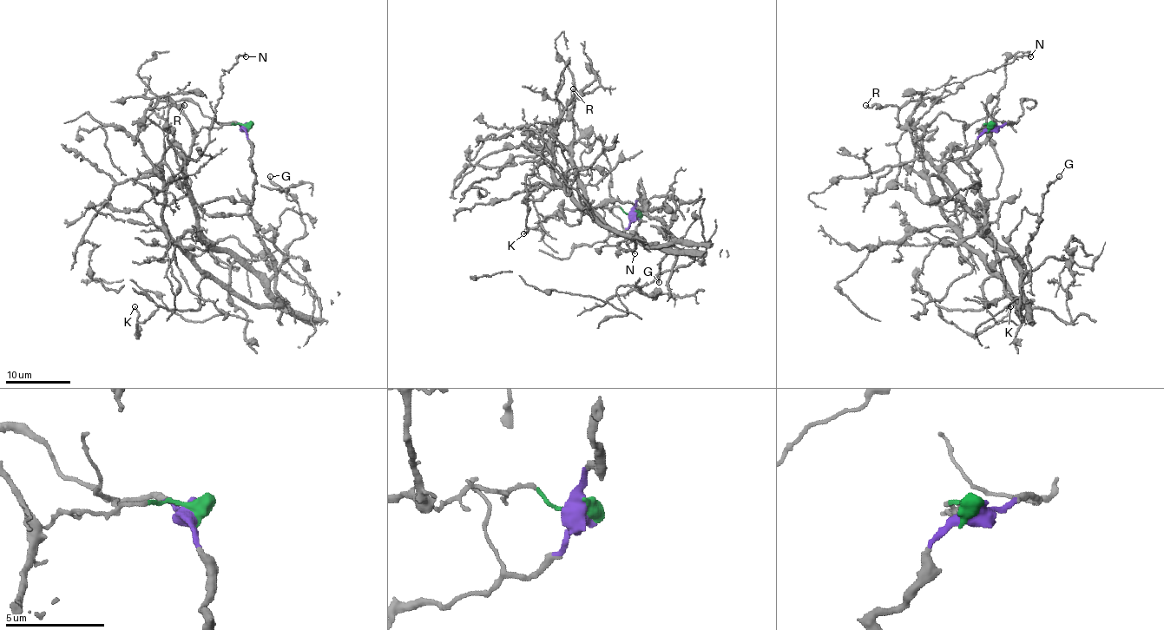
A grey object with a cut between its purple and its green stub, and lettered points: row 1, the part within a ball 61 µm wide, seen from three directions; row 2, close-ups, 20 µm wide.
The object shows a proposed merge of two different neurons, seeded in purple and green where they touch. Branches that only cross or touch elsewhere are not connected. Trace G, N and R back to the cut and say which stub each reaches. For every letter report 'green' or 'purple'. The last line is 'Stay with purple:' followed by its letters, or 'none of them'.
G: purple
N: green
R: green
Stay with purple: G

